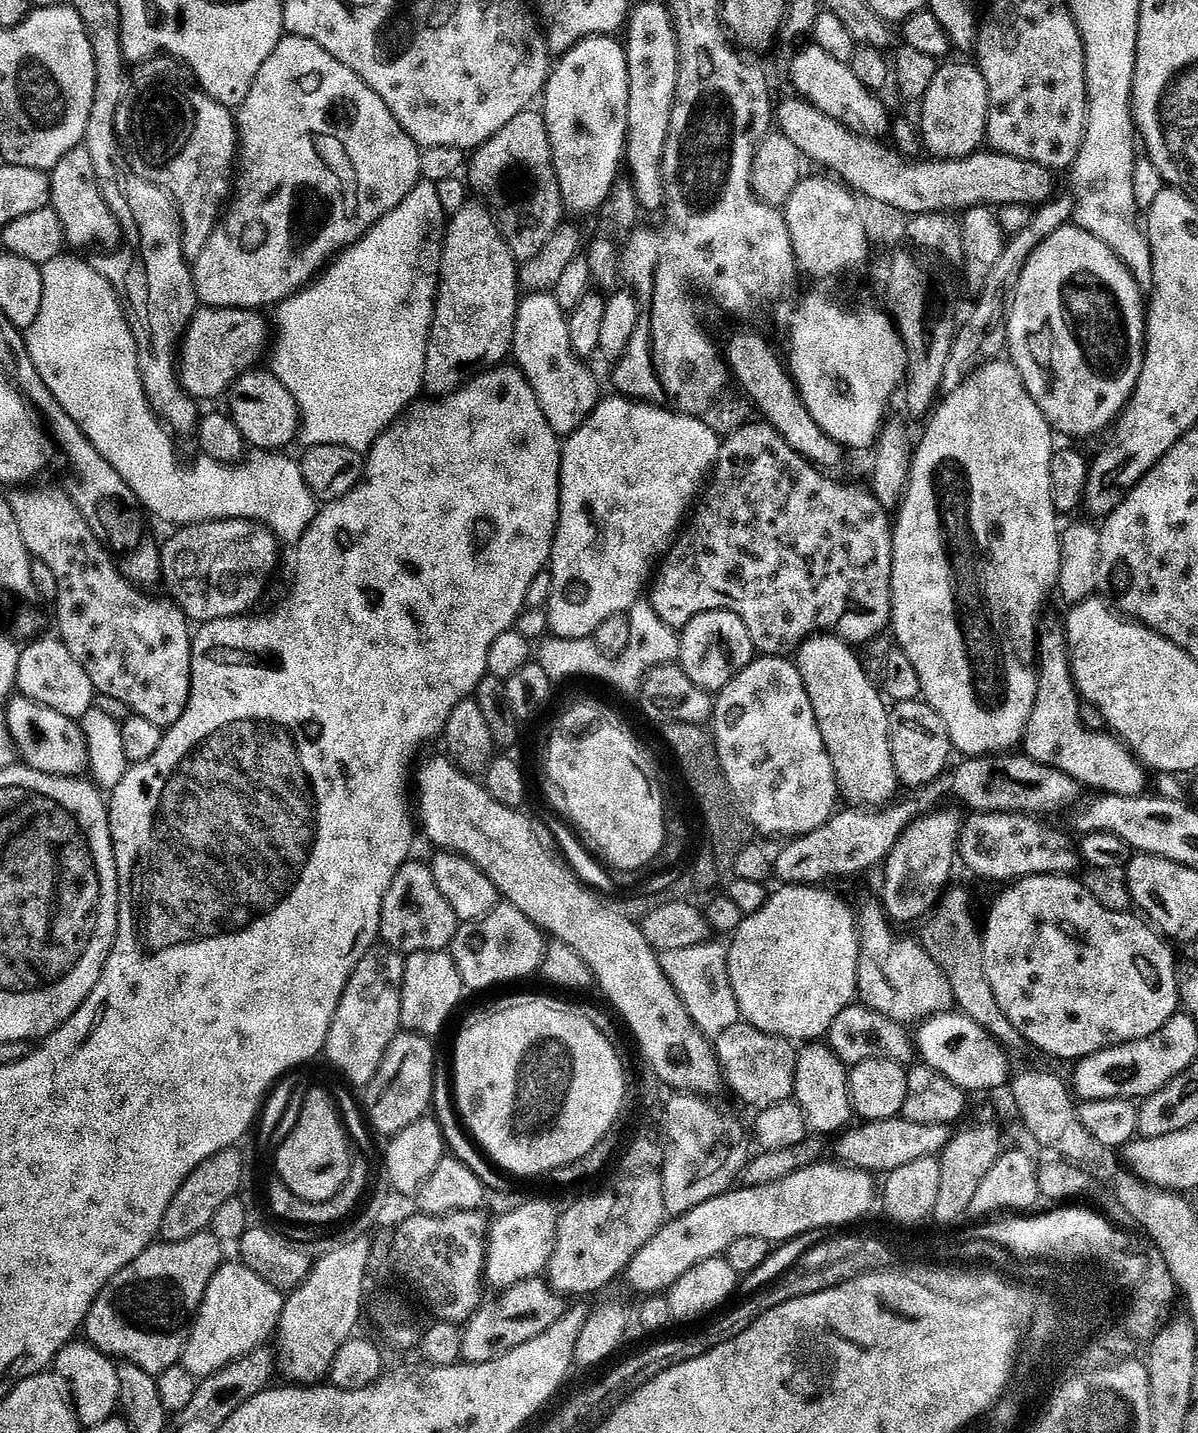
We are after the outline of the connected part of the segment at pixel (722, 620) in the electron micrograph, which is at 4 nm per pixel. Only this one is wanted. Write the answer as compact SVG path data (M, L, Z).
M700 612L684 623L678 636L678 667L695 688L709 694L720 692L732 681L737 671L744 667L747 652L752 648L746 626L742 626L742 620L733 612Z

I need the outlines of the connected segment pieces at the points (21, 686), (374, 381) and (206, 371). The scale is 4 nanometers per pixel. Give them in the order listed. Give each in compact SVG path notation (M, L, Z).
M33 639L25 643L28 644L25 648L19 649L15 682L19 695L27 700L38 702L50 710L58 710L58 714L63 716L83 717L93 707L92 700L88 697L94 692L91 682L85 676L77 660L68 653L68 647L64 645L63 640L40 639Z
M421 182L406 194L406 198L390 214L383 216L369 232L355 244L345 248L321 271L320 275L311 284L283 300L275 309L274 343L270 348L272 364L270 370L290 390L294 402L300 411L302 427L298 433L299 439L313 448L314 446L342 446L353 450L367 450L386 429L392 427L397 420L403 417L406 409L417 399L416 396L424 388L424 370L428 357L428 336L432 333L432 313L436 311L437 273L434 271L434 253L438 248L438 237L446 224L446 214L442 210L442 202L438 202L435 184Z
M202 306L189 317L178 350L178 379L191 399L212 400L223 392L225 395L263 352L265 355L270 344L270 324L260 316L256 310Z

